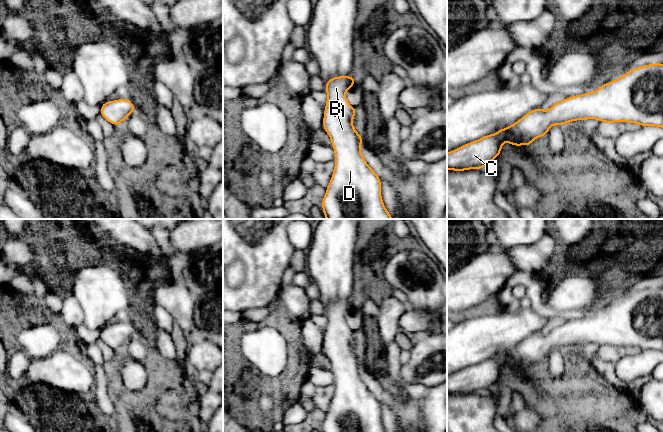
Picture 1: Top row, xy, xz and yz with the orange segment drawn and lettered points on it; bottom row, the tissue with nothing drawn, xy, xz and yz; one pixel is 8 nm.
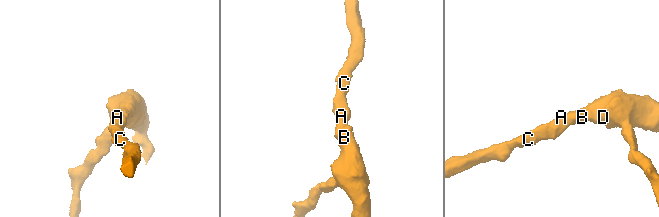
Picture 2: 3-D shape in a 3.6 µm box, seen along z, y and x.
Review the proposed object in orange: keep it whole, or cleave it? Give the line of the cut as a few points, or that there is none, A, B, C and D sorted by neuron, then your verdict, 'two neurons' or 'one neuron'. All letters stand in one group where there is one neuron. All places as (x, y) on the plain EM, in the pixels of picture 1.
no cut; A B C D; one neuron

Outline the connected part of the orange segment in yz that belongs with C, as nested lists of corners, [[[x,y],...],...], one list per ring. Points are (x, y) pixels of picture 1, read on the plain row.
[[[663,287],[642,289],[631,293],[620,302],[600,310],[595,316],[574,319],[557,325],[549,334],[537,332],[526,337],[514,348],[498,353],[496,358],[488,358],[473,366],[447,377],[447,394],[466,395],[484,393],[499,381],[502,367],[517,371],[529,371],[536,362],[548,358],[552,349],[565,349],[576,344],[596,343],[603,347],[638,347],[641,351],[658,350],[663,352]]]

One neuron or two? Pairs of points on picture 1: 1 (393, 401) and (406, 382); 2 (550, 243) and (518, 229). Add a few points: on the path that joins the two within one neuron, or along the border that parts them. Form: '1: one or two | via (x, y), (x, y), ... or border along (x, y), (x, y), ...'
1: two | border along (384, 383), (399, 393), (411, 393), (414, 391)
2: two | border along (551, 229), (536, 241), (517, 246)

